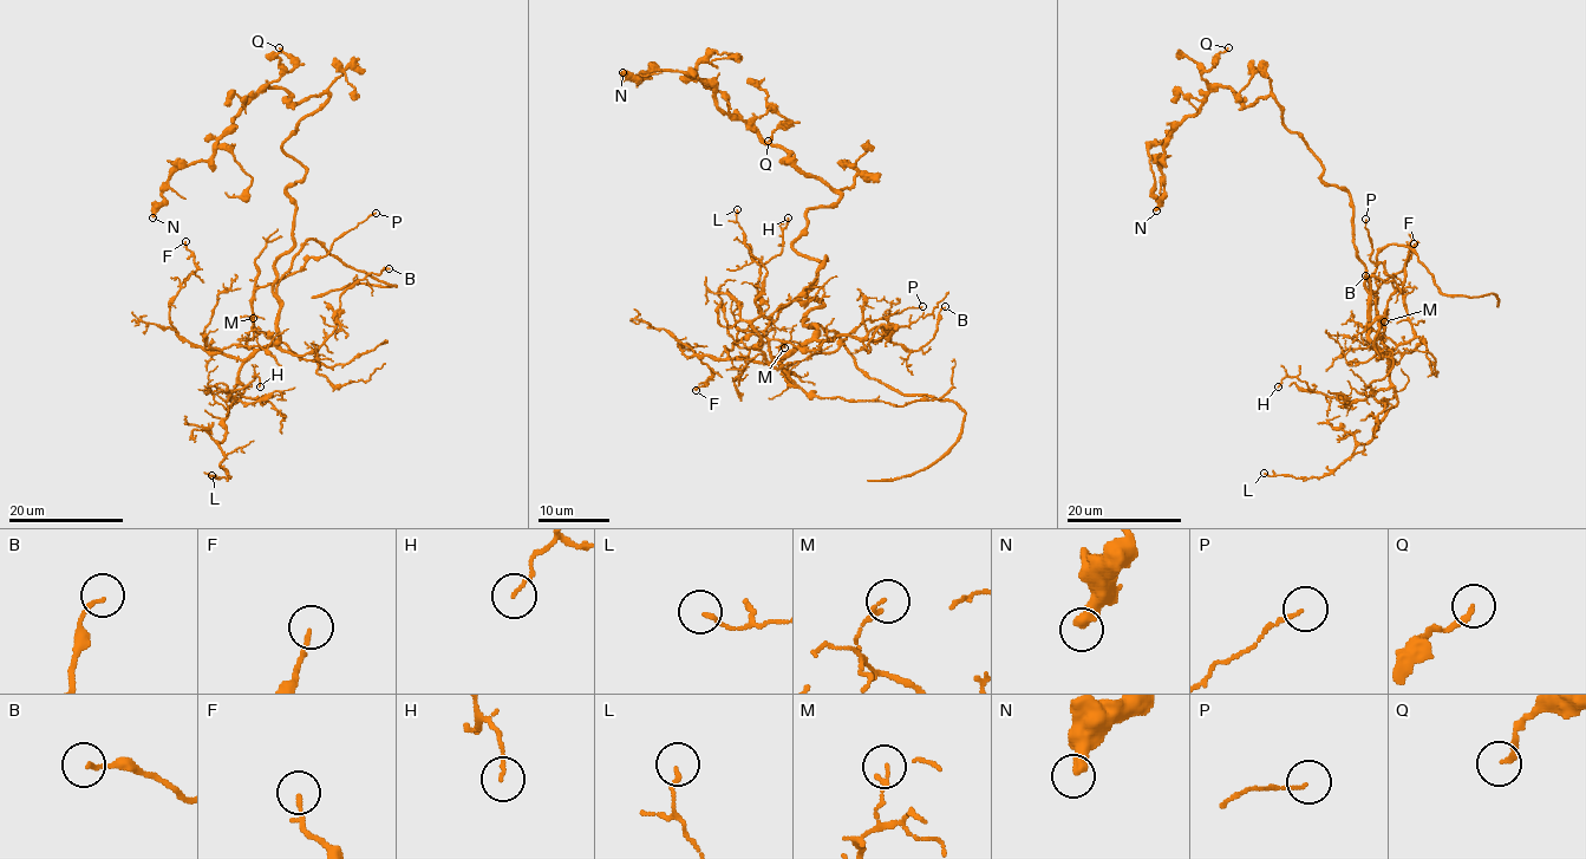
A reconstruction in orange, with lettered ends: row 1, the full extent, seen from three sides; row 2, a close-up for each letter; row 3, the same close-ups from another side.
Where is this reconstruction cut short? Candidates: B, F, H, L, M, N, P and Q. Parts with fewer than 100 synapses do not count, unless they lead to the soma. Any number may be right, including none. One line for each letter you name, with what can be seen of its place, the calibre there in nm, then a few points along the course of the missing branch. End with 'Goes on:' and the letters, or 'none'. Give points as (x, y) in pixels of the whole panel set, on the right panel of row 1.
Goes on: none

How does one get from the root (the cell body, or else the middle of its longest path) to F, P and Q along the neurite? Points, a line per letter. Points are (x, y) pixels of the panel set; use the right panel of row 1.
F: (1340, 189), (1350, 196), (1353, 245), (1366, 269), (1369, 338), (1390, 363), (1375, 292), (1402, 269), (1414, 243)
P: (1340, 189), (1366, 269), (1369, 338), (1391, 352), (1414, 336), (1411, 323), (1392, 277), (1371, 259), (1365, 219)
Q: (1340, 189), (1322, 179), (1318, 157), (1281, 122), (1272, 96), (1246, 105), (1202, 77), (1228, 47)

